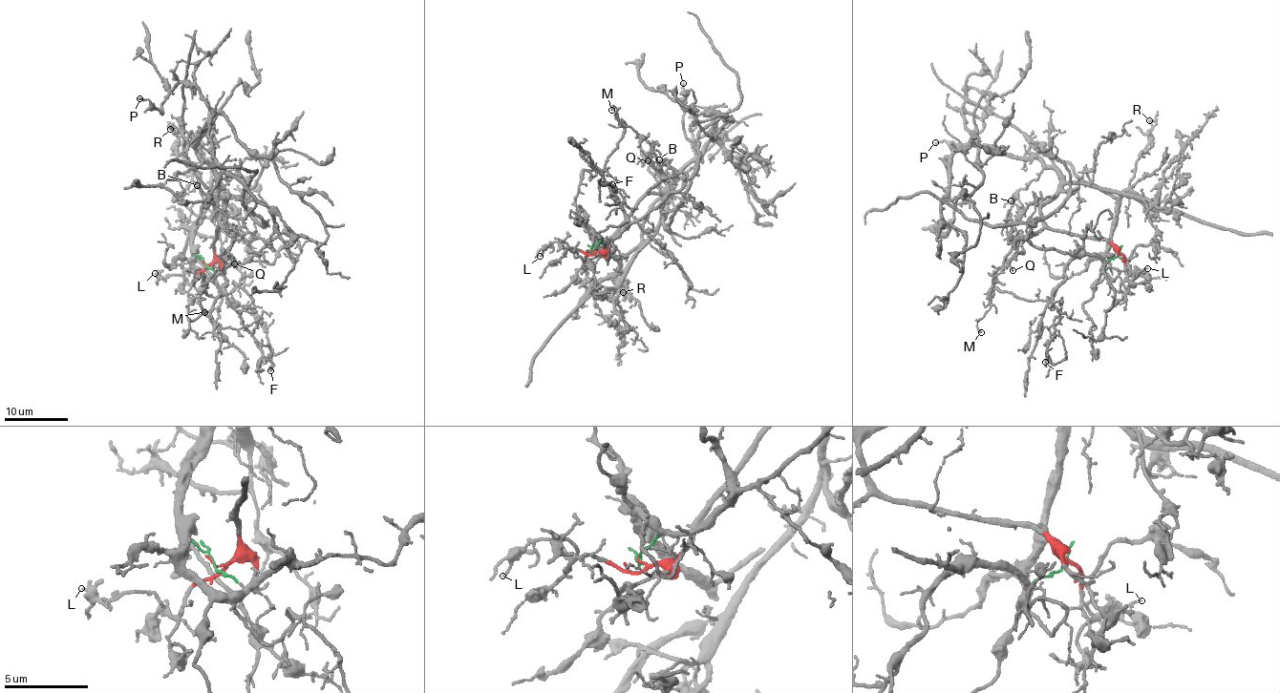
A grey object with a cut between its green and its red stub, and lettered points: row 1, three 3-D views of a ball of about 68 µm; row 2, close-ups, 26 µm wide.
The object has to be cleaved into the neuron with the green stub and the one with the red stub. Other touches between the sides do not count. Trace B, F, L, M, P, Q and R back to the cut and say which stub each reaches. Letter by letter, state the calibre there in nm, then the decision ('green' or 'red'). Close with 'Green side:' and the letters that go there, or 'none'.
B: 110 nm | red
F: 130 nm | green
L: 120 nm | red
M: 130 nm | red
P: 150 nm | red
Q: 100 nm | red
R: 120 nm | green
Green side: F, R

